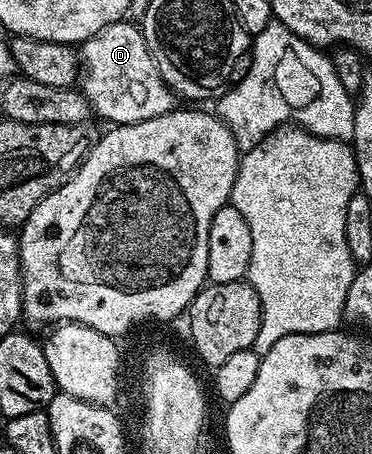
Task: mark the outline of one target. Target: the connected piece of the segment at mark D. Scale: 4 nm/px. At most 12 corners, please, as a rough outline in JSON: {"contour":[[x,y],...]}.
{"contour":[[143,29],[78,49],[81,91],[112,125],[176,111]]}

